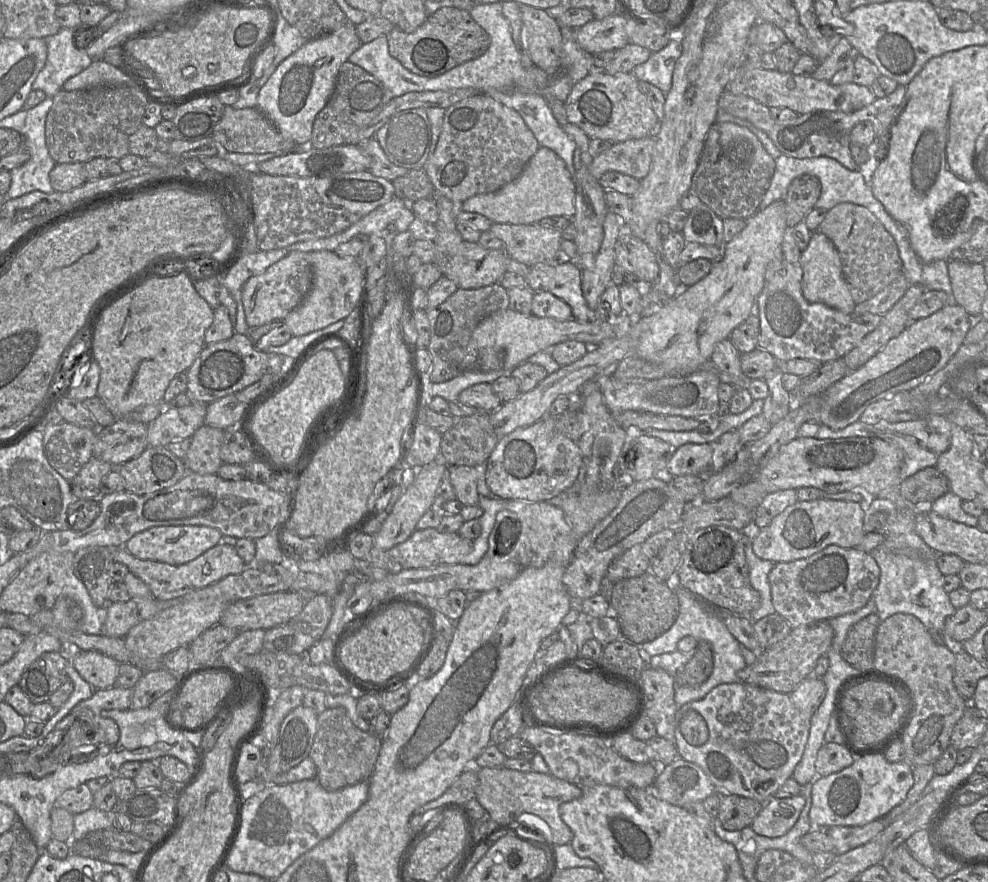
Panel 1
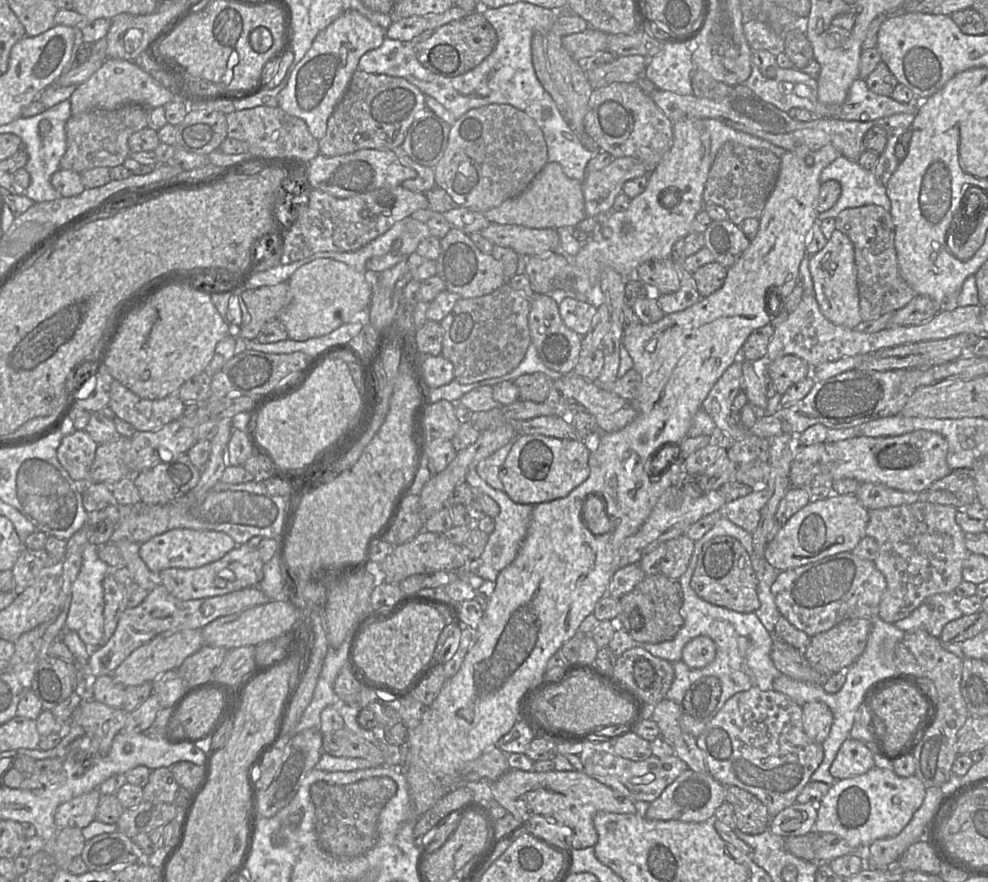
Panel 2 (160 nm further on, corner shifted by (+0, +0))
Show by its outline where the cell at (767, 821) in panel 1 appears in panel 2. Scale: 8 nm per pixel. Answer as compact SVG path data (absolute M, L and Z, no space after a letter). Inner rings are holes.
M877 764L862 775L837 780L818 806L796 802L783 809L770 820L769 831L785 838L806 835L811 831L833 833L843 838L857 852L866 852L876 840L895 837L902 832L922 805L925 792L926 787L916 775L900 777L892 770L892 766Z

